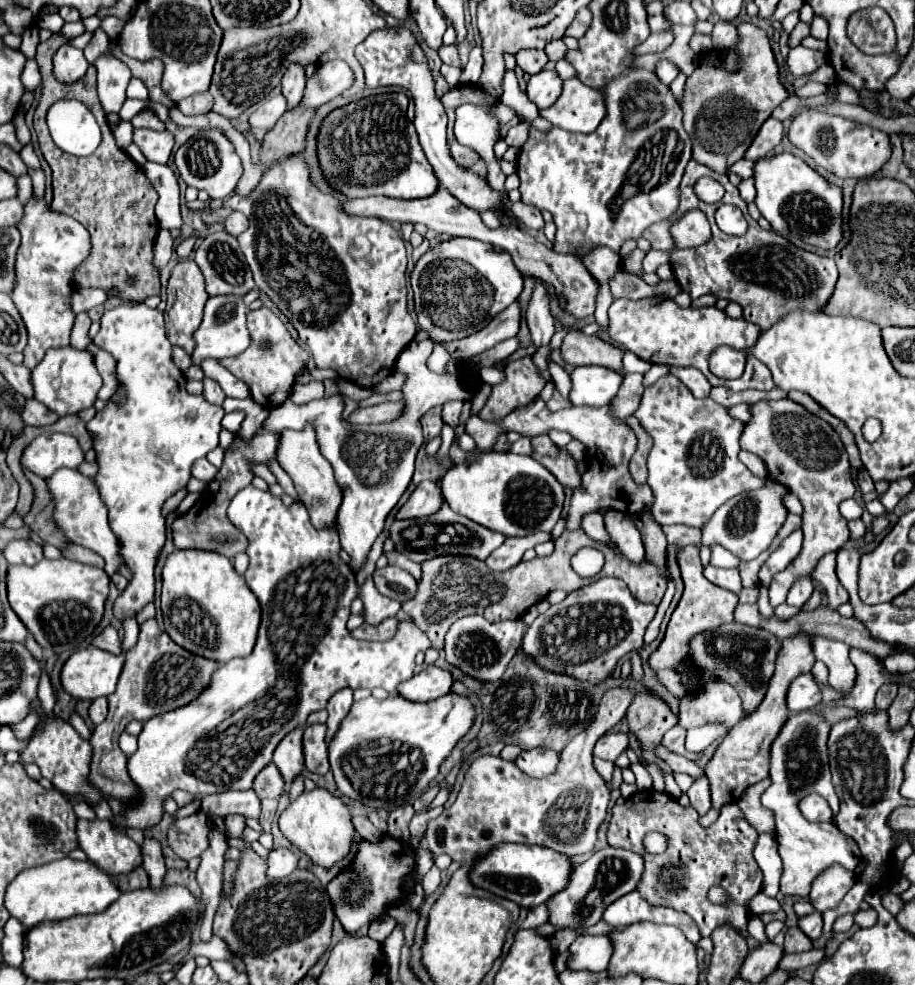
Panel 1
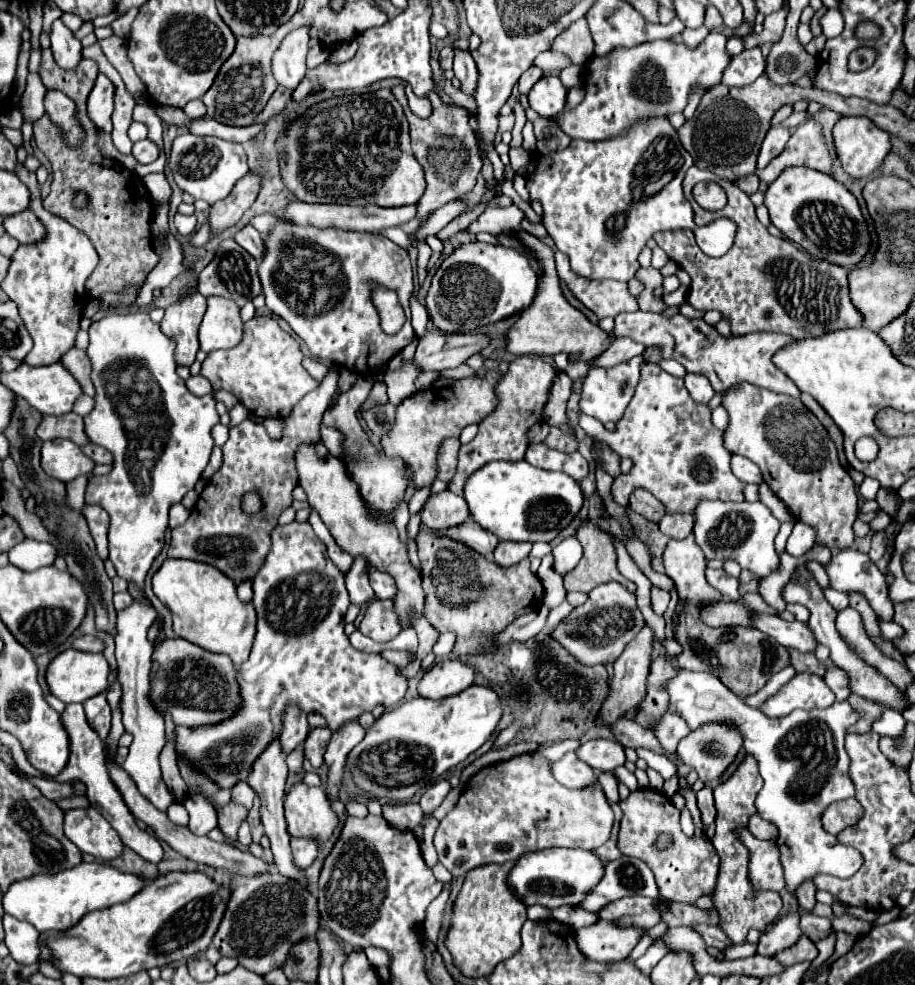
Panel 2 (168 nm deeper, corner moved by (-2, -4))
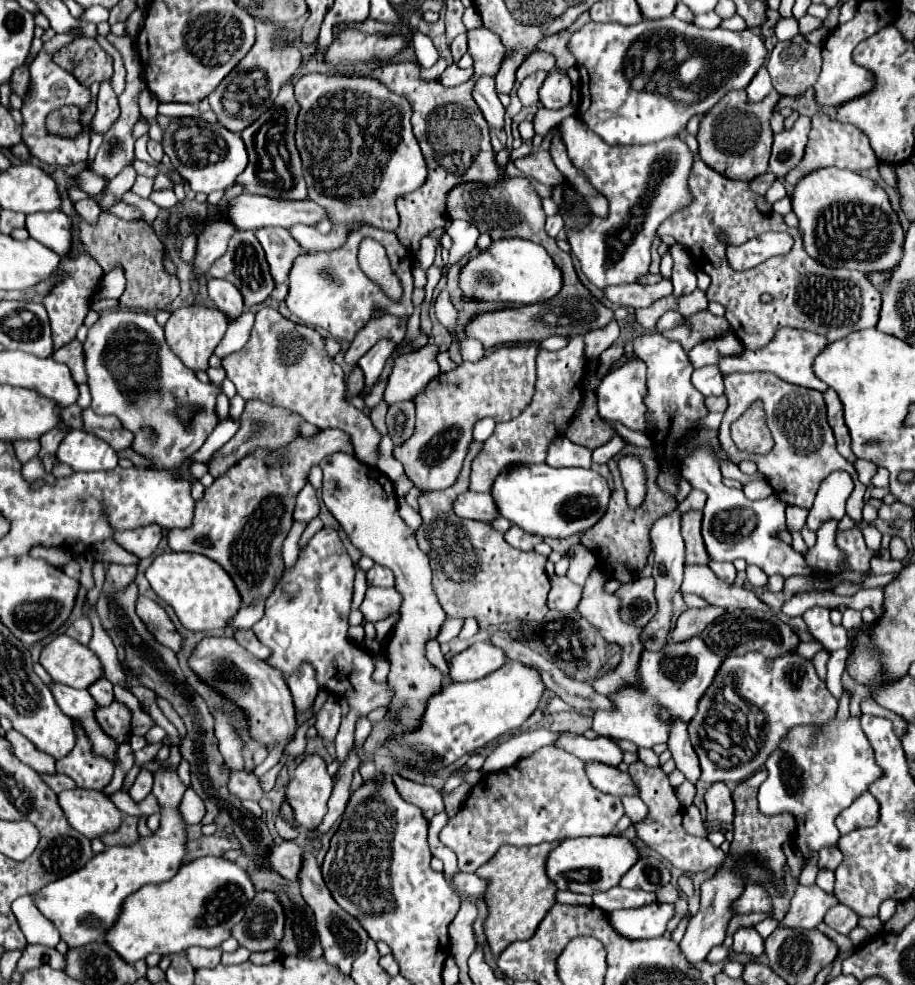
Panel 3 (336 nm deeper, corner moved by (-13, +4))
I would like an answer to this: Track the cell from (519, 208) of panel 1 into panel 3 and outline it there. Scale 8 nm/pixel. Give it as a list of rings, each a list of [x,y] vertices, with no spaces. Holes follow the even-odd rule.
[[[553,215],[553,217],[547,217],[547,223],[545,223],[545,231],[549,237],[557,237],[557,233],[563,229],[563,219],[559,215]]]

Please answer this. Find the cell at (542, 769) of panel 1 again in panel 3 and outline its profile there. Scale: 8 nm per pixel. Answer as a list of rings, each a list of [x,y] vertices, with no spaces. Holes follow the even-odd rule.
[[[587,763],[587,775],[593,785],[609,795],[625,797],[625,795],[639,795],[637,785],[633,783],[629,773],[621,773],[617,767],[607,767],[603,763]]]

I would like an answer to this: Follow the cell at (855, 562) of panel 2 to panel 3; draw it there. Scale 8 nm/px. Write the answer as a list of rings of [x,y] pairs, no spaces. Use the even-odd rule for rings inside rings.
[[[837,519],[823,521],[817,529],[817,543],[807,551],[805,561],[811,569],[819,569],[823,573],[835,573],[835,567],[839,567],[839,549],[835,547],[835,531],[837,531]]]

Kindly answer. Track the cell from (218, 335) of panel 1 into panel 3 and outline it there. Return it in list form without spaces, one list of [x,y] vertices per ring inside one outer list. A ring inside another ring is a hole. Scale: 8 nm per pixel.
[[[209,279],[207,281],[207,293],[209,299],[217,305],[217,309],[221,309],[223,313],[227,313],[229,317],[237,317],[243,311],[243,297],[237,291],[237,287],[225,279]]]

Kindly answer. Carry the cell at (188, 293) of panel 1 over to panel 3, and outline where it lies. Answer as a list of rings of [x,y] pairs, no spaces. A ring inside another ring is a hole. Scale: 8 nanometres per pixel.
[[[179,307],[171,313],[167,325],[165,325],[165,339],[169,349],[193,371],[207,371],[209,369],[209,357],[213,355],[215,347],[223,339],[227,331],[227,317],[219,309],[209,307]]]

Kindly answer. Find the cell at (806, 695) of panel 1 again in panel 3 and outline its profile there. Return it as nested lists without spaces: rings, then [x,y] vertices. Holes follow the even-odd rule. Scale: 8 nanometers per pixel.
[[[759,651],[725,657],[715,681],[699,699],[695,719],[689,723],[689,737],[701,763],[701,779],[705,783],[739,783],[751,777],[763,769],[767,757],[779,749],[791,727],[821,727],[835,717],[835,711],[837,699],[817,677],[811,659],[805,661],[805,657],[797,655],[797,651],[789,651],[773,661],[767,661],[767,657]],[[727,675],[731,675],[735,691],[747,701],[747,705],[727,703],[725,699],[721,703],[721,679]]]

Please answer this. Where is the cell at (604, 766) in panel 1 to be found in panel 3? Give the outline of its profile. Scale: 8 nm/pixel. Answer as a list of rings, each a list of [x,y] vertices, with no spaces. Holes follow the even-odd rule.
[[[623,797],[623,807],[625,807],[625,815],[631,819],[631,823],[639,823],[647,817],[647,805],[639,799],[639,797]]]

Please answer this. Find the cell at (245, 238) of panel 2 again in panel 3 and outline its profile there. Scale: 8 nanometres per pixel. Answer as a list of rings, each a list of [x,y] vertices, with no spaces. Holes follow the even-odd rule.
[[[265,227],[259,229],[255,235],[265,249],[269,271],[275,285],[285,283],[293,267],[293,261],[301,255],[301,245],[291,237],[289,229],[285,227]]]

